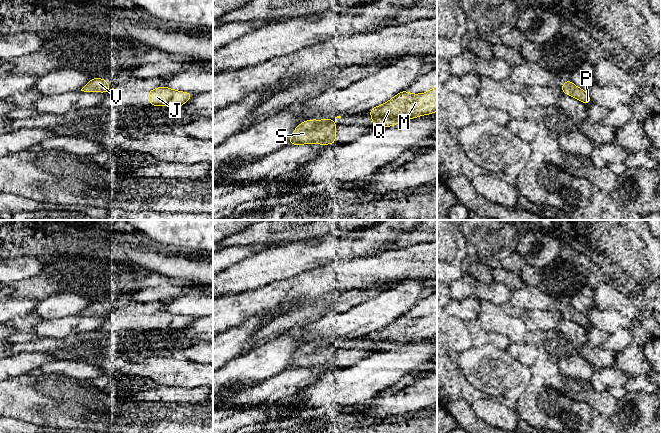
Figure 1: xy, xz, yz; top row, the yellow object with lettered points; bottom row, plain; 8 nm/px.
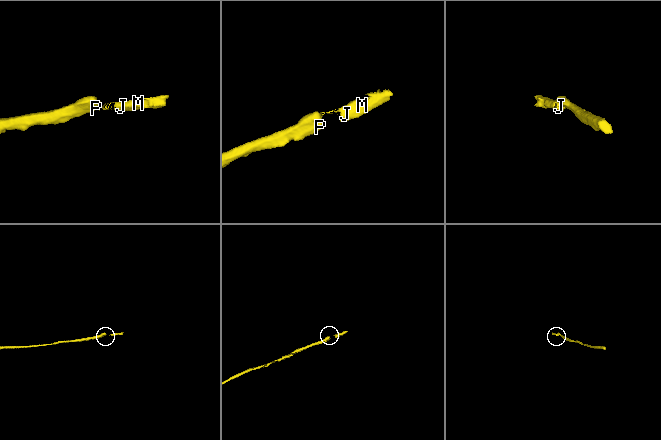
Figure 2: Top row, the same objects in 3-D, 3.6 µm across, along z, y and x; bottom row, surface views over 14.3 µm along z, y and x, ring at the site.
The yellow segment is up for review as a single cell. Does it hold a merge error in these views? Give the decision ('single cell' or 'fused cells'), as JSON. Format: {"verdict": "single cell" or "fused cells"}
{"verdict": "fused cells"}

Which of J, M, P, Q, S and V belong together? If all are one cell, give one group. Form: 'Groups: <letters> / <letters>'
Groups: J M Q / P S V

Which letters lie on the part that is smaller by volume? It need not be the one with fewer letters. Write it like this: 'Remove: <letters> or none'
Remove: J, M, Q

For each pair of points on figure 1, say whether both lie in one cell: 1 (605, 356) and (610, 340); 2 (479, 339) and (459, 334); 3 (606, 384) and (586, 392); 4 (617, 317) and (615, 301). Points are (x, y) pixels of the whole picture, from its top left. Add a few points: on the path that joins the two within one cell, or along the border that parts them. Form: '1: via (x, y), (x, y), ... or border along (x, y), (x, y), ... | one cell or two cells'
1: border along (589, 342), (596, 346), (610, 349), (616, 354) | two cells
2: border along (465, 322), (471, 332), (474, 344) | two cells
3: border along (589, 382), (597, 391) | two cells
4: border along (594, 307), (616, 308), (622, 312), (632, 313) | two cells

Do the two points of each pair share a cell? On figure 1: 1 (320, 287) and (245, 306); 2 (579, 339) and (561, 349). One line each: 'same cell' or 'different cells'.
1: same cell
2: different cells

